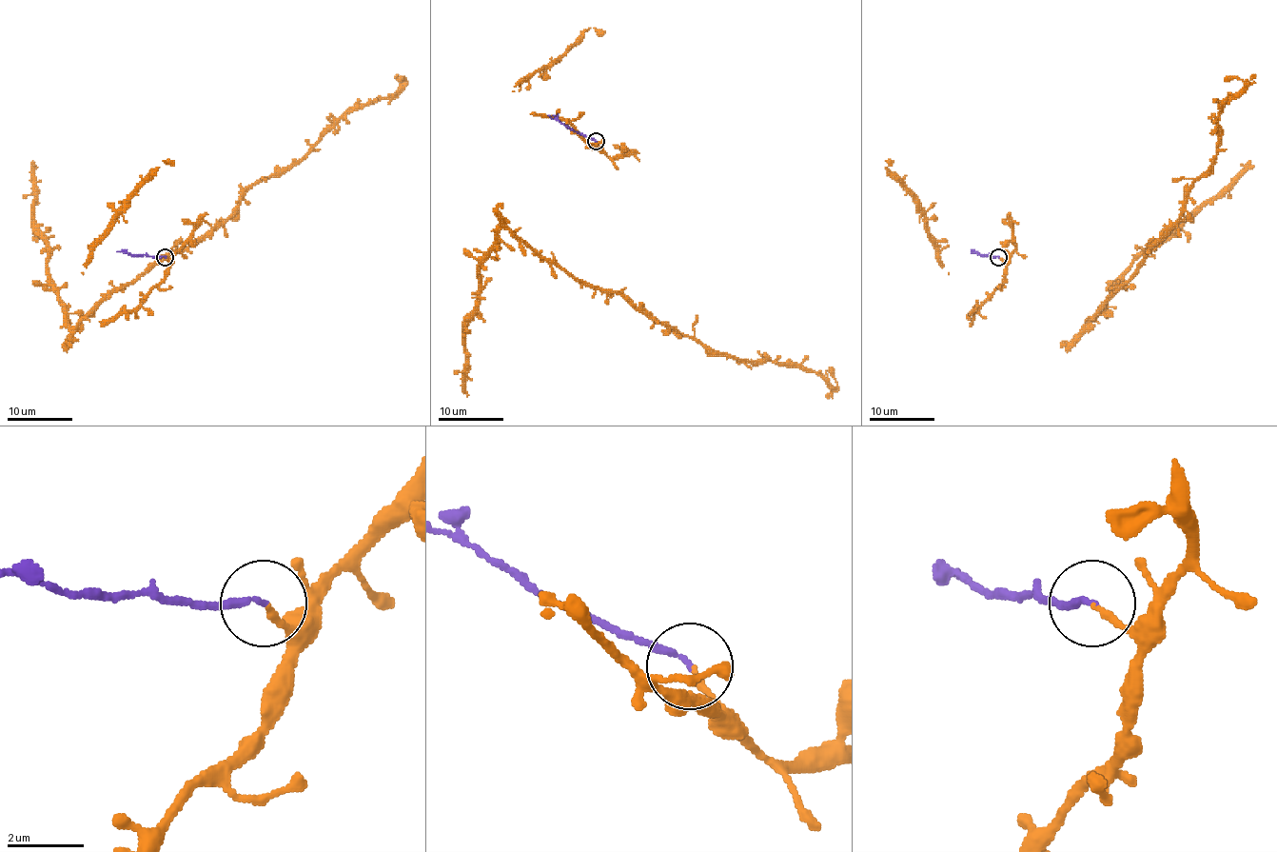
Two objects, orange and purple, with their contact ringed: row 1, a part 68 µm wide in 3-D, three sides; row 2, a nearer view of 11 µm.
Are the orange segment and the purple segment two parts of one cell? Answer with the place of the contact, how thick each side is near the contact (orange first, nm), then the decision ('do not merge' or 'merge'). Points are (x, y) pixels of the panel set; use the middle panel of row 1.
place (596, 141); calibres 170 and 160 nm; do not merge

